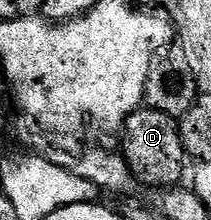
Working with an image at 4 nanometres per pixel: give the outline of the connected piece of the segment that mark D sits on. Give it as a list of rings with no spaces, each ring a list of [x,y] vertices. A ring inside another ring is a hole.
[[[142,106],[125,120],[124,136],[123,155],[138,185],[146,184],[149,188],[157,188],[156,190],[168,190],[184,181],[181,179],[185,176],[187,157],[180,125],[176,119],[161,111]]]

